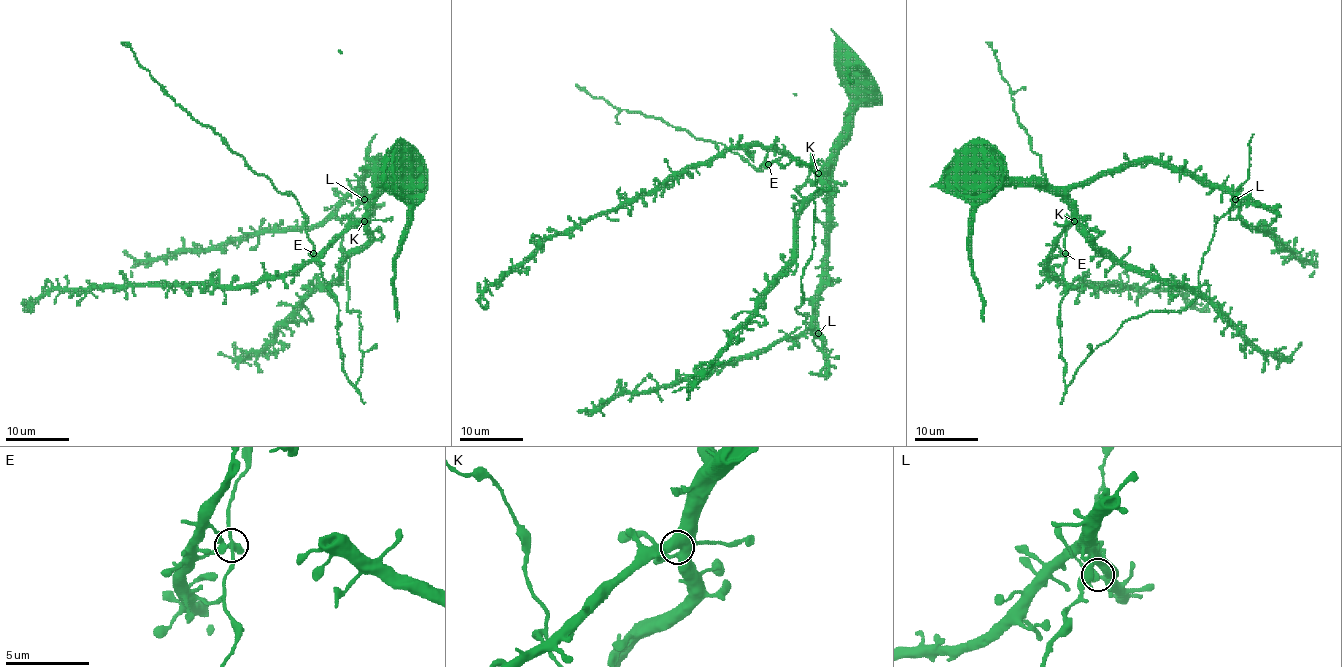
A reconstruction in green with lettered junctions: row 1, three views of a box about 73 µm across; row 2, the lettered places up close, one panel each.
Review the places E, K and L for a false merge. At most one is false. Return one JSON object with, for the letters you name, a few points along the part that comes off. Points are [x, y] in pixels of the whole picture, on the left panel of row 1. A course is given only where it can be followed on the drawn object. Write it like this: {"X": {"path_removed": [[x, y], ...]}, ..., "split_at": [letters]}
{"split_at": []}

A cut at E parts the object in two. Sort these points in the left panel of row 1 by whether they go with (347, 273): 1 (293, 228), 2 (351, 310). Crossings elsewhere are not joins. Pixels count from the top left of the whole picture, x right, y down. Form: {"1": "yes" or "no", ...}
{"1": "yes", "2": "yes"}

